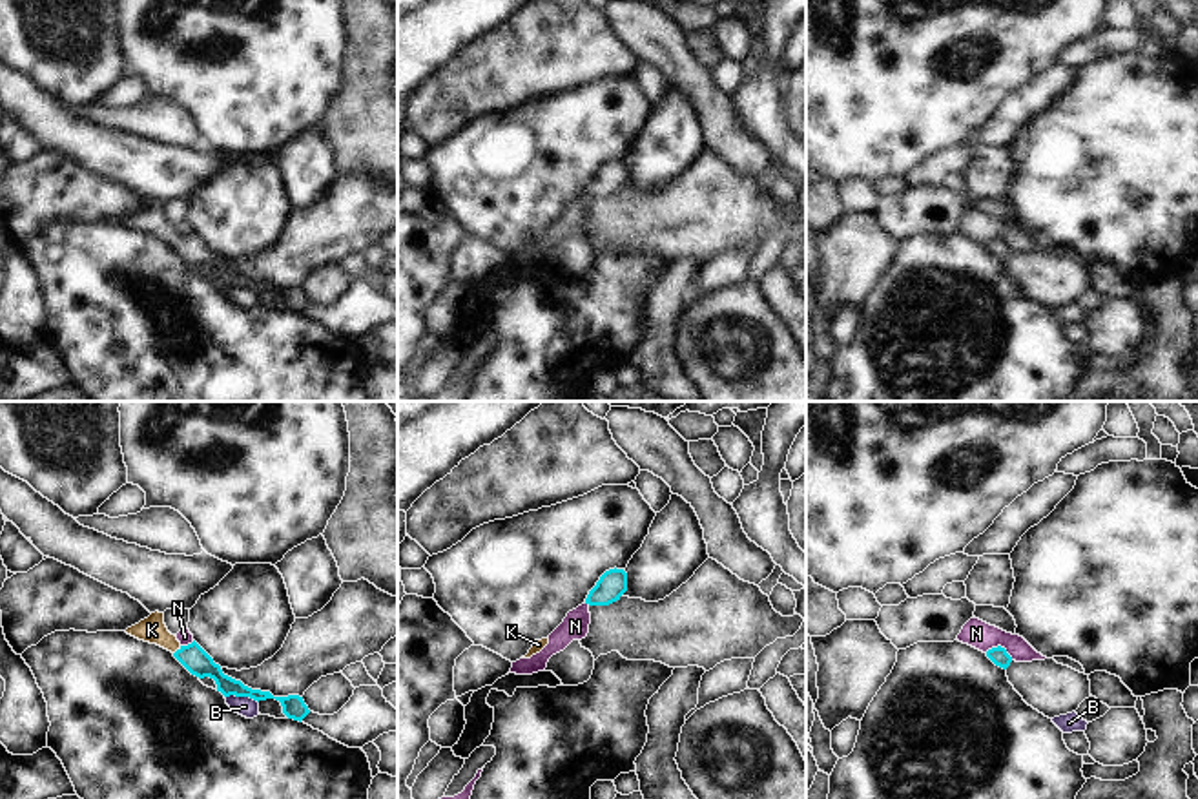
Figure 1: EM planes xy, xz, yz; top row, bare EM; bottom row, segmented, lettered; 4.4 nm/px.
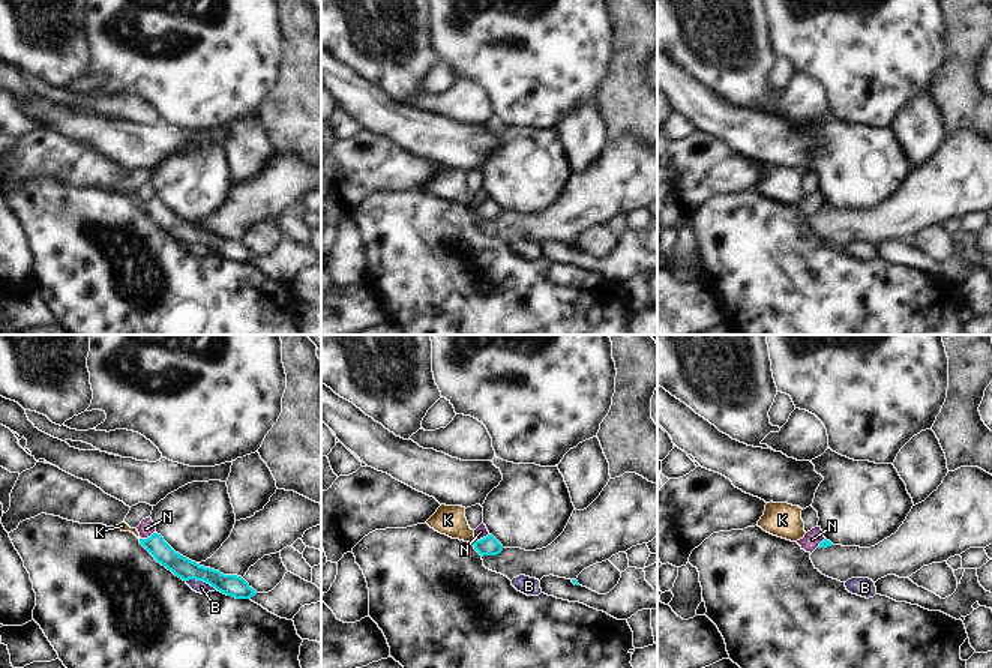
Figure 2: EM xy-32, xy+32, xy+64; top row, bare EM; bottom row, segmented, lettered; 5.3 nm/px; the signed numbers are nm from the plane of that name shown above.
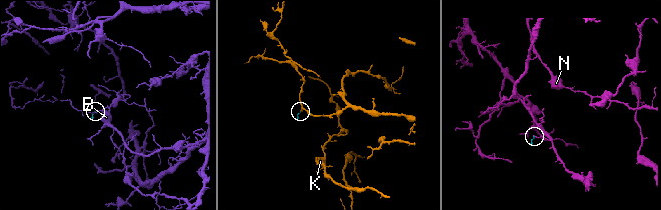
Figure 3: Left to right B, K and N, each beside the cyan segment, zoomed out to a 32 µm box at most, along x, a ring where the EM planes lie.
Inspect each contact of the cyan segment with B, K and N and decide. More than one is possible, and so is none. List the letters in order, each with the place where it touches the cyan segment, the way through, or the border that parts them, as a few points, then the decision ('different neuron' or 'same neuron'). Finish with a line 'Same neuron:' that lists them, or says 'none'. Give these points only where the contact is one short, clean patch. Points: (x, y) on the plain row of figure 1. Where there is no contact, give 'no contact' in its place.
B: contact xy (241, 287); border xy (225, 287), (248, 287), (258, 294); different neuron
K: contact xy (177, 241); way xy (192, 249), (177, 241), (152, 221); same neuron
N: contact yz (1000, 238); border yz (985, 243), (1001, 238), (1012, 250); different neuron
Same neuron: K

